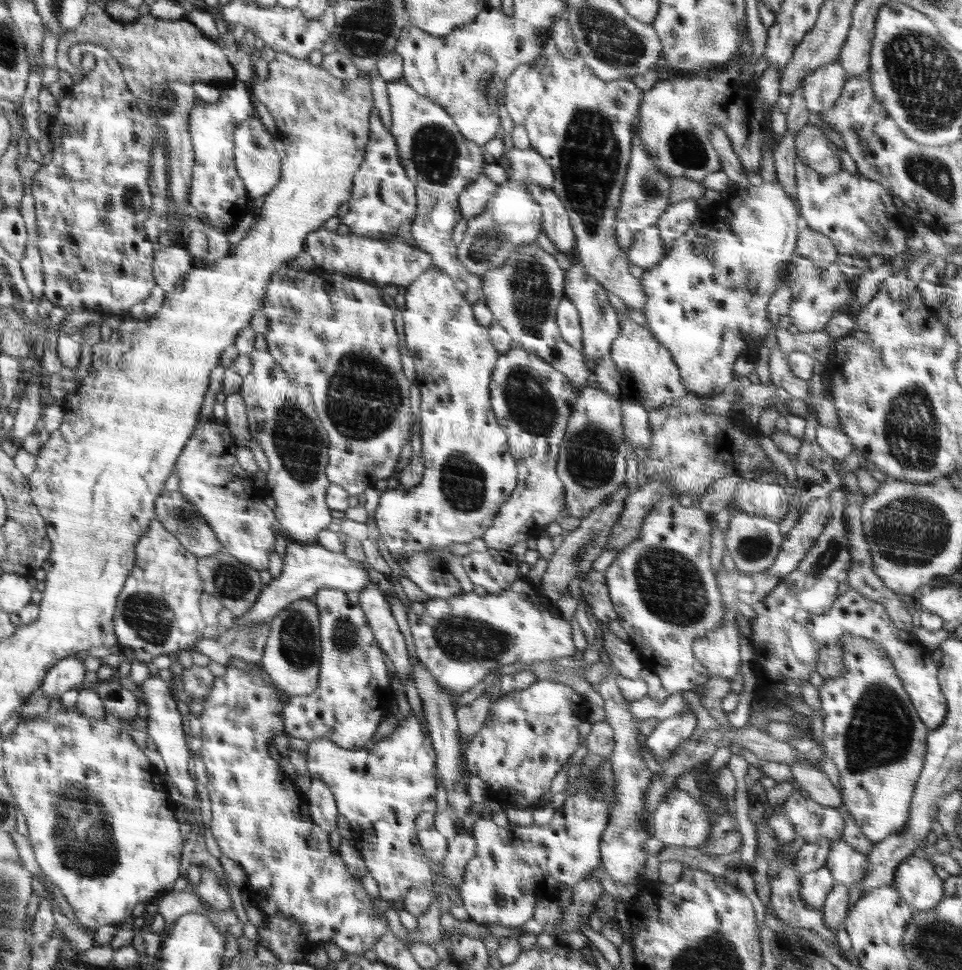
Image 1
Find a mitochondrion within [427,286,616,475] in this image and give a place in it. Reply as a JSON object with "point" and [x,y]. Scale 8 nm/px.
{"point":[527,403]}

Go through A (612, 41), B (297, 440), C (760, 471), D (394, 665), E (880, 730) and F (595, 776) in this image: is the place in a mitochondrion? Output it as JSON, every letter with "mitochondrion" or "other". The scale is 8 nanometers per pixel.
{"A":"mitochondrion","B":"mitochondrion","C":"other","D":"other","E":"mitochondrion","F":"mitochondrion"}

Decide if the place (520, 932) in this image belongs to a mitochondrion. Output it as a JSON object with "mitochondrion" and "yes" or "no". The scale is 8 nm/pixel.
{"mitochondrion":"no"}

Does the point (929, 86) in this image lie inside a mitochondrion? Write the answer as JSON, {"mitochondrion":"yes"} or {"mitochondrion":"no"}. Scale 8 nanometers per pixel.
{"mitochondrion":"yes"}

